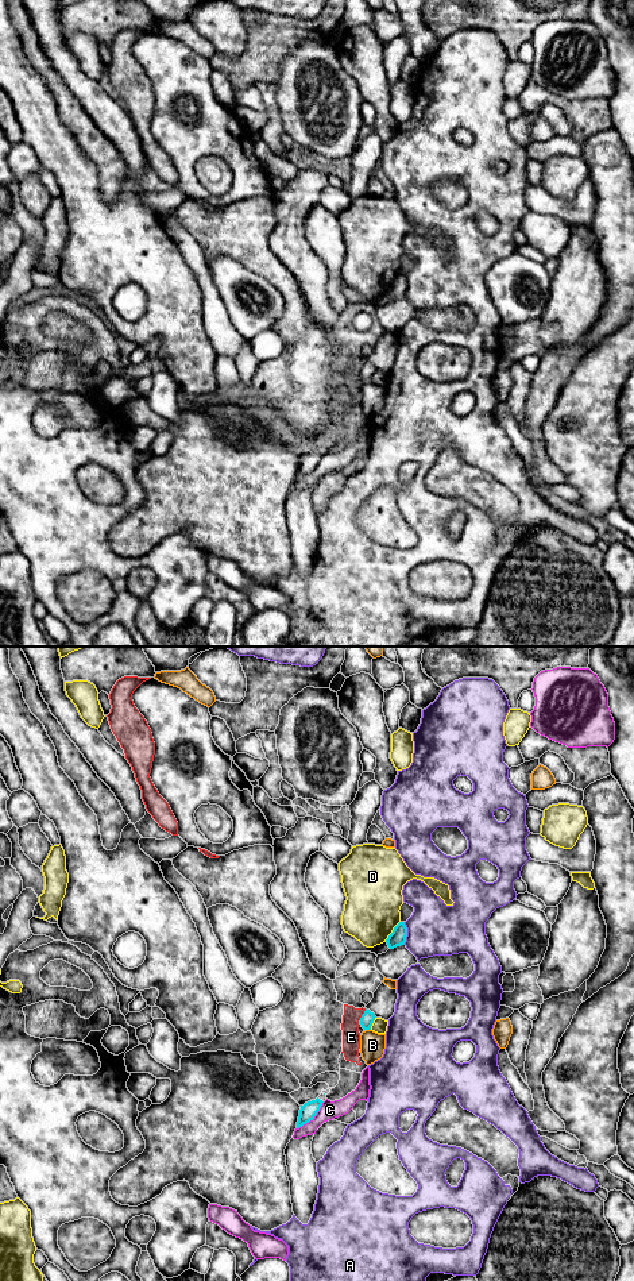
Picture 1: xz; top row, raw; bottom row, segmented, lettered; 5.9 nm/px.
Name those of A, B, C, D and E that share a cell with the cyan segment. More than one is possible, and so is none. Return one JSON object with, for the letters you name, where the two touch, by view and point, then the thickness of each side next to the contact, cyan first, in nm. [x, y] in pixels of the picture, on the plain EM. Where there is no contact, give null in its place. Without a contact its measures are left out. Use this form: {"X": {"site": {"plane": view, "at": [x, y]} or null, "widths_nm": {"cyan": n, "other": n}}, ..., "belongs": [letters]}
{"belongs": []}

